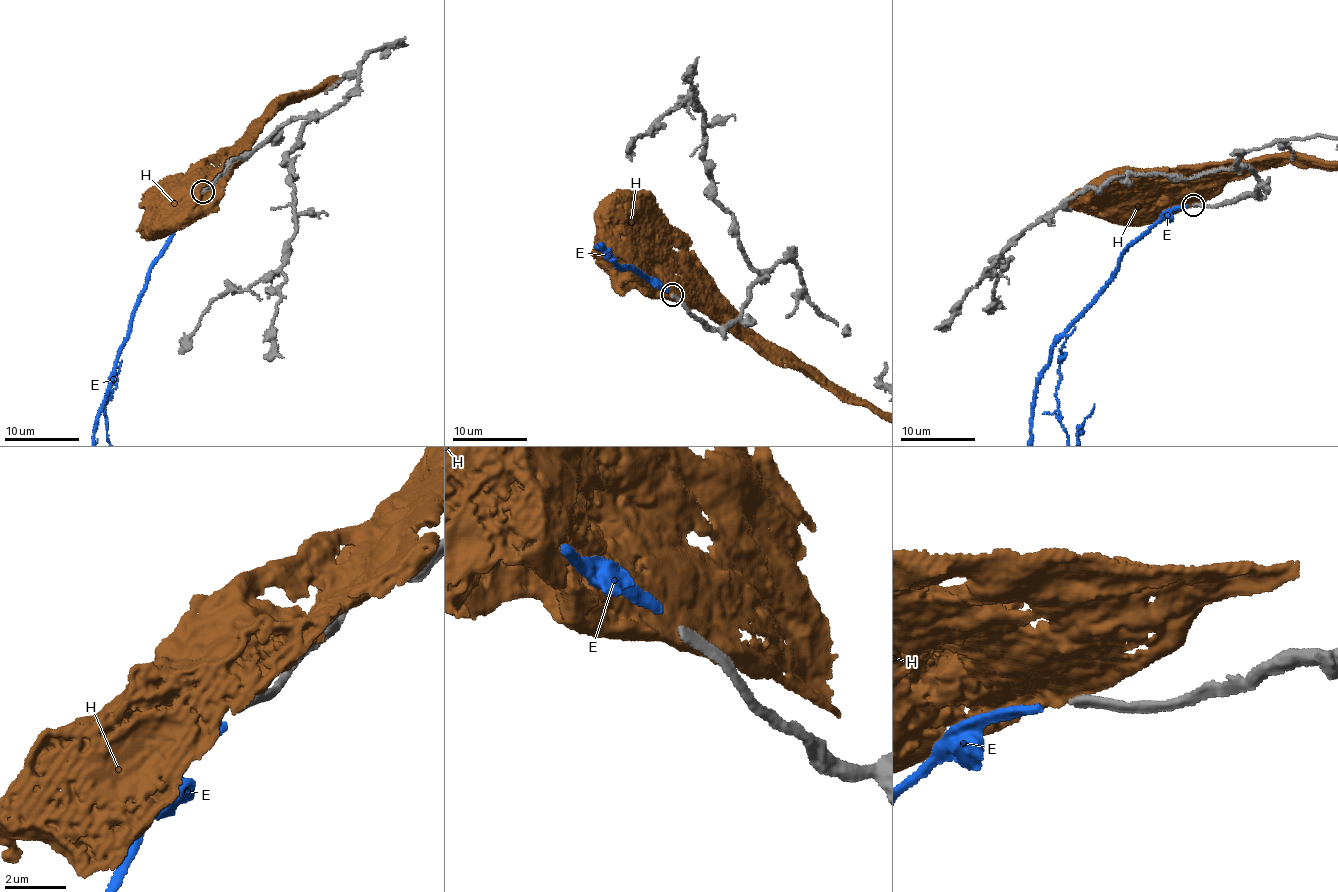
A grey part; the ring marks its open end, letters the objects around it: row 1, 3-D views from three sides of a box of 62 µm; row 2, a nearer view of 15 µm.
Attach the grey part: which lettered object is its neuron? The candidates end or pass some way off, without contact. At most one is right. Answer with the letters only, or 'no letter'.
E

